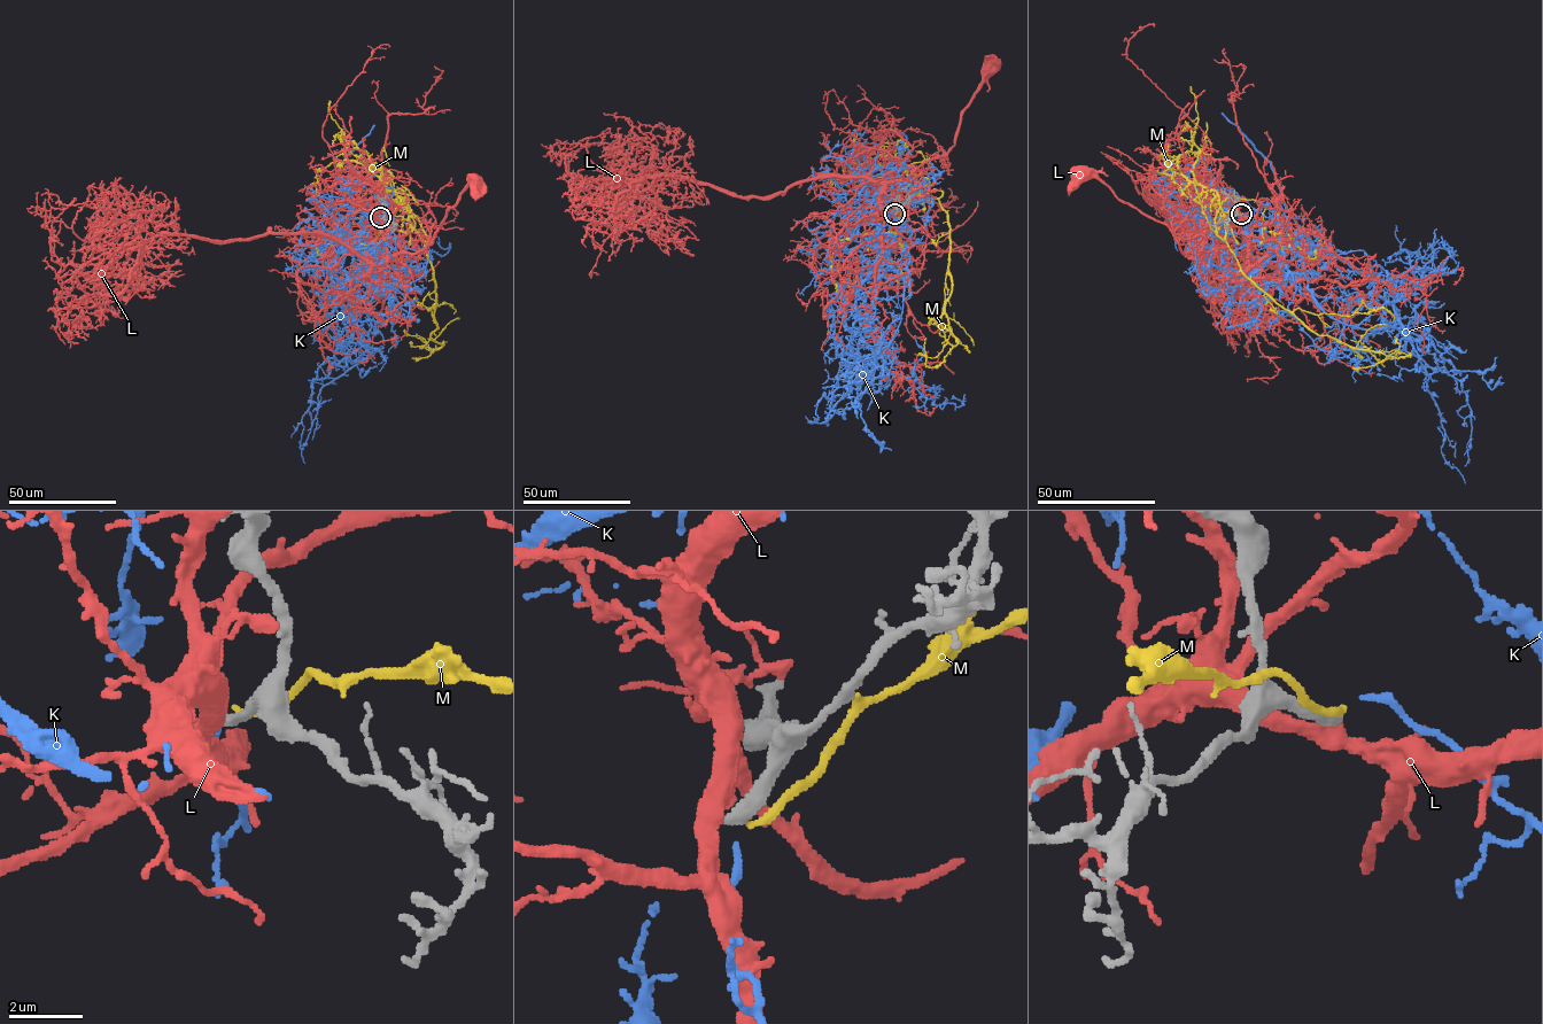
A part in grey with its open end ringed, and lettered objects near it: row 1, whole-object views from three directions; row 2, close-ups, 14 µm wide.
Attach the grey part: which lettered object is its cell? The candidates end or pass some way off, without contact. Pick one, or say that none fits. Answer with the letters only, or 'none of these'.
none of these

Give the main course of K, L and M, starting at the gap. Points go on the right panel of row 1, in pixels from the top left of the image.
K: (1242, 214), (1277, 223), (1281, 243), (1319, 245), (1390, 289), (1439, 410), (1443, 457), (1465, 483)
L: (1241, 215), (1226, 215), (1207, 227), (1203, 255), (1183, 253), (1165, 225), (1129, 206), (1086, 170), (1080, 175)
M: (1241, 214), (1220, 215), (1240, 270), (1317, 334), (1390, 358), (1410, 355), (1394, 350), (1379, 356)

